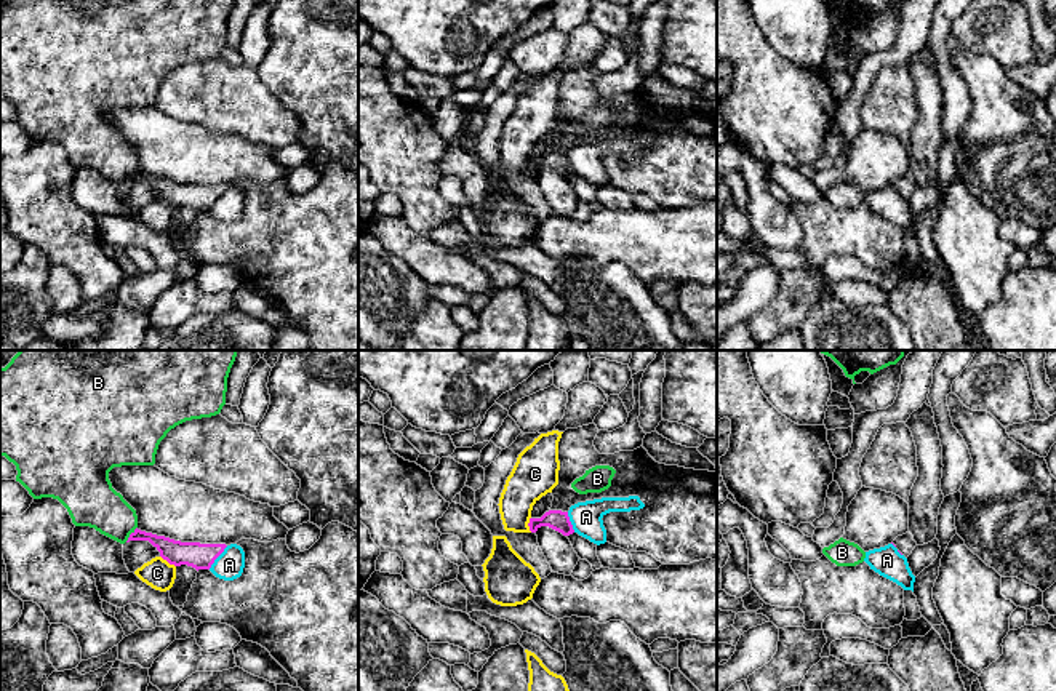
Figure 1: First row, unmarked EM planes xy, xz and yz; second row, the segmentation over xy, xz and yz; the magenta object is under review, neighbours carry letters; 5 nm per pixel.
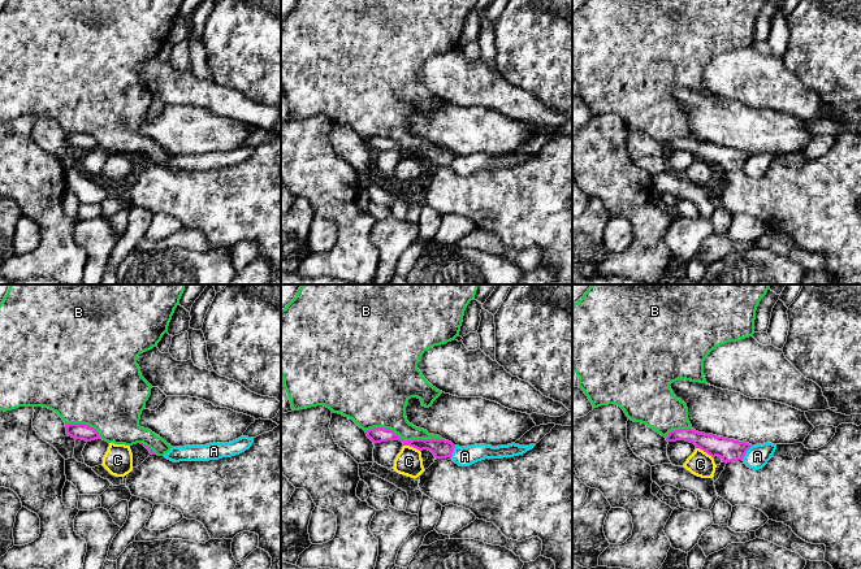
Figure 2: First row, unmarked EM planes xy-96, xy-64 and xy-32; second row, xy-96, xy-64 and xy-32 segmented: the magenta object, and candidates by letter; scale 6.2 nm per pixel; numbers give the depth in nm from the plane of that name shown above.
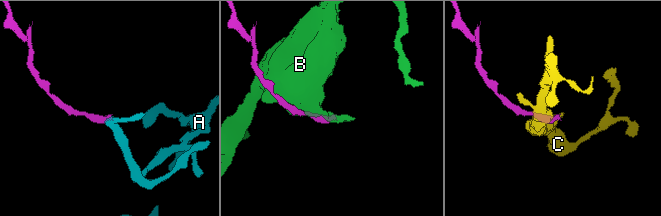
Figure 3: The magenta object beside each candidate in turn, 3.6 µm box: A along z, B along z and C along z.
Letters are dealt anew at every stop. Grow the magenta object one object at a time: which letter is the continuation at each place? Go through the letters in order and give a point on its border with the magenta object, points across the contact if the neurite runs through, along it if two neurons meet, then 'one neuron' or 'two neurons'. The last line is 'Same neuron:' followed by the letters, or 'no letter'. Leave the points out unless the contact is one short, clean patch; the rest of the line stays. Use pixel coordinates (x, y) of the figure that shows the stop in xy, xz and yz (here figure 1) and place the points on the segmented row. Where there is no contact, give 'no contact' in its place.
A: contact xy (218, 555); border xy (228, 546), (208, 568); two neurons
B: contact xy (130, 535); two neurons
C: contact xy (168, 562); border xy (160, 555), (175, 567); two neurons
Same neuron: no letter

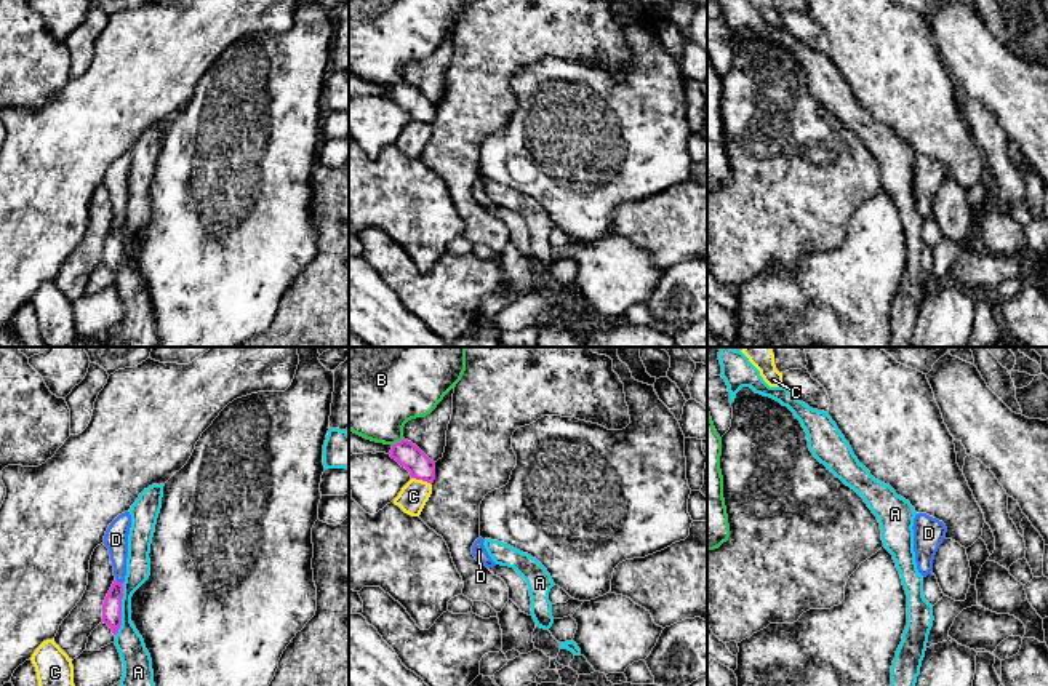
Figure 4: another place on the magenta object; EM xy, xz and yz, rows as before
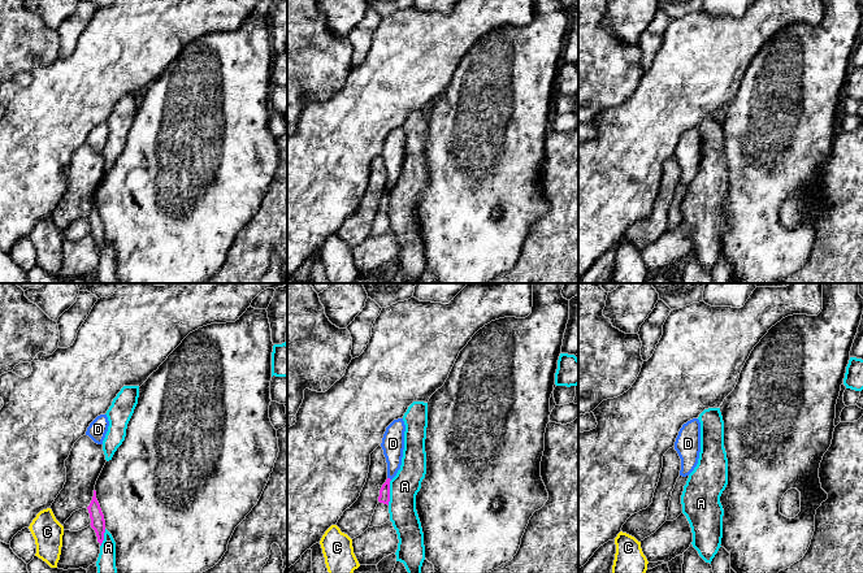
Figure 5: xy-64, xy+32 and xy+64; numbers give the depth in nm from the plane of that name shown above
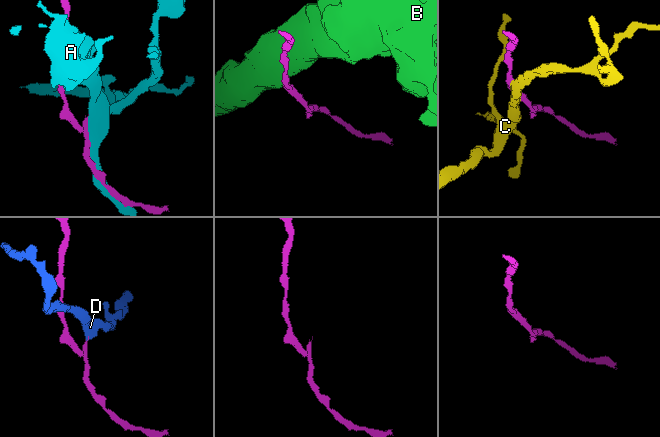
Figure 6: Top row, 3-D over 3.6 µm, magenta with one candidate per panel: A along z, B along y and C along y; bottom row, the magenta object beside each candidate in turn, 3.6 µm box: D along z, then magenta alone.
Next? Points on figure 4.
A: contact xy (120, 610); two neurons
B: contact xz (399, 442); border xz (404, 438), (392, 445); two neurons
C: contact xz (421, 478); two neurons
D: contact xy (119, 582); one neuron
Same neuron: D

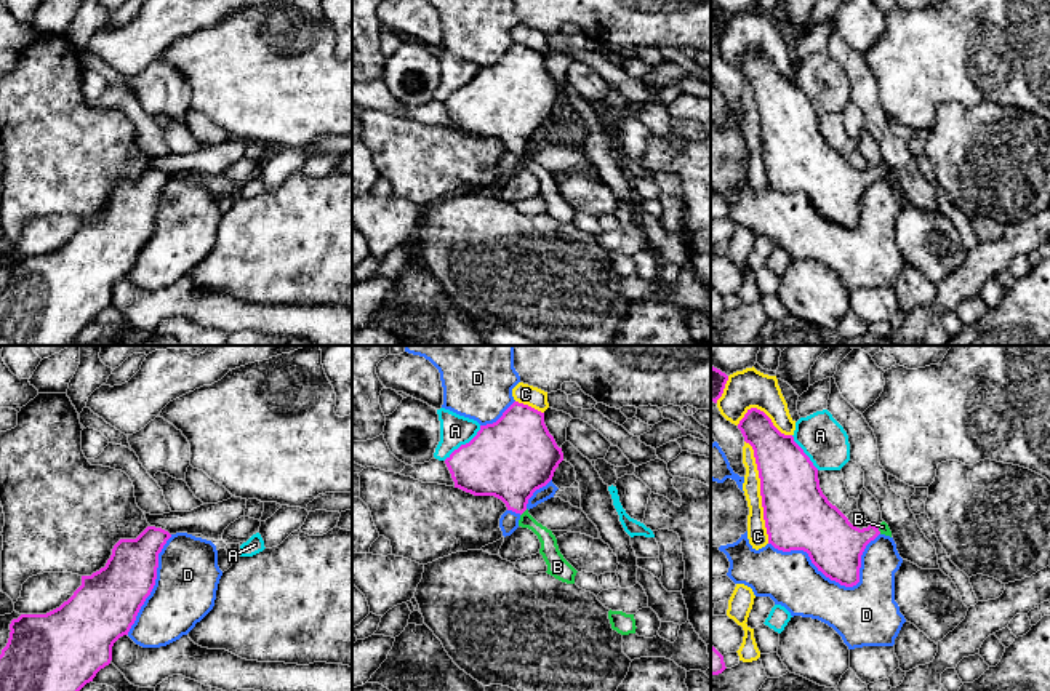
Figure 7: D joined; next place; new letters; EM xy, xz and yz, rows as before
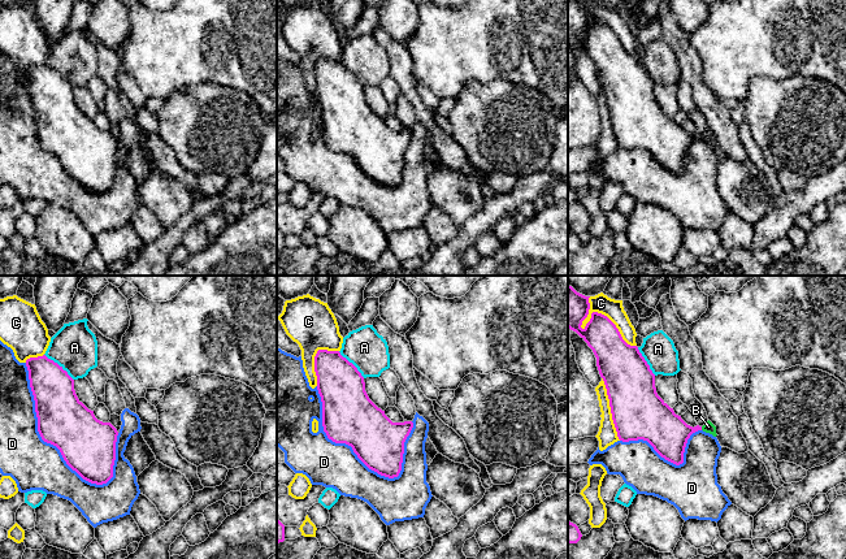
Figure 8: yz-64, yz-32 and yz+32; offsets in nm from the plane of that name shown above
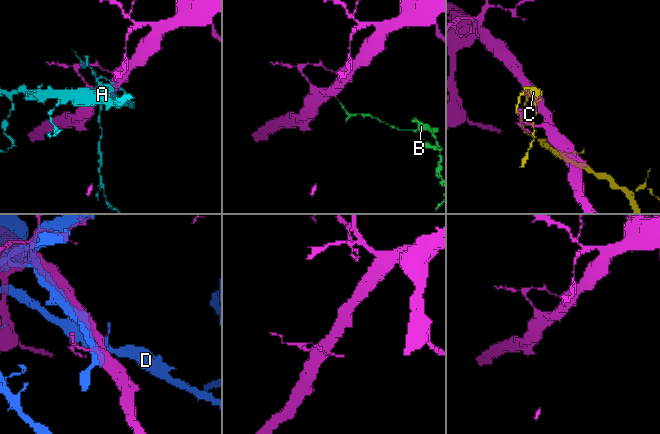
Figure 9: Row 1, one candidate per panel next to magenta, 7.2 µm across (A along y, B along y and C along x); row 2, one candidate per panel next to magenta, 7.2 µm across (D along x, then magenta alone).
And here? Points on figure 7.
A: contact xz (463, 445); two neurons
B: contact xz (524, 511); way xz (511, 463), (516, 501), (524, 511), (548, 539), (549, 549); one neuron
C: contact yz (761, 491); two neurons
D: contact yz (836, 581); two neurons
Same neuron: B

